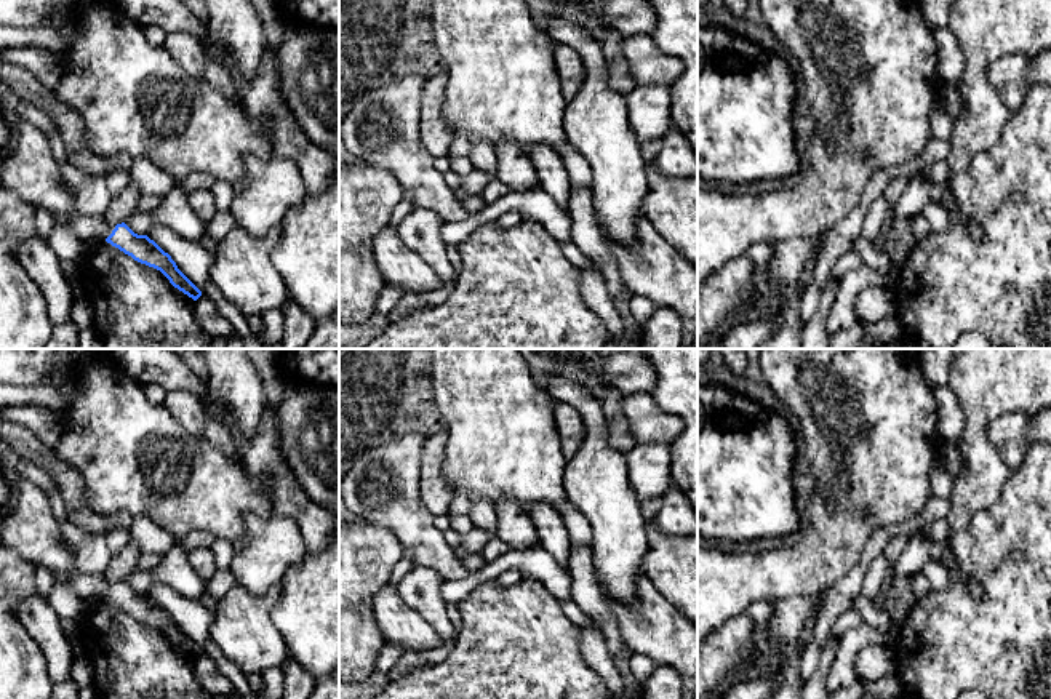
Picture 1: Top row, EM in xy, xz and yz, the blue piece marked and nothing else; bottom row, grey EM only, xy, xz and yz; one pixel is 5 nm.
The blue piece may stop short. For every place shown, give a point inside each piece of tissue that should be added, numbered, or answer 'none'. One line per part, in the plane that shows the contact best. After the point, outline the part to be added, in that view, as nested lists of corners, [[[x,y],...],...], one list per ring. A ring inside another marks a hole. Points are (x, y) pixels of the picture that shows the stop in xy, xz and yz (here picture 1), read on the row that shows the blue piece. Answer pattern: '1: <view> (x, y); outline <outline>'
1: xy (29, 170); outline [[[16,118],[16,147],[0,165],[2,184],[30,205],[45,208],[54,221],[64,221],[82,240],[106,240],[115,226],[104,216],[77,214],[69,184],[51,154],[46,133]]]

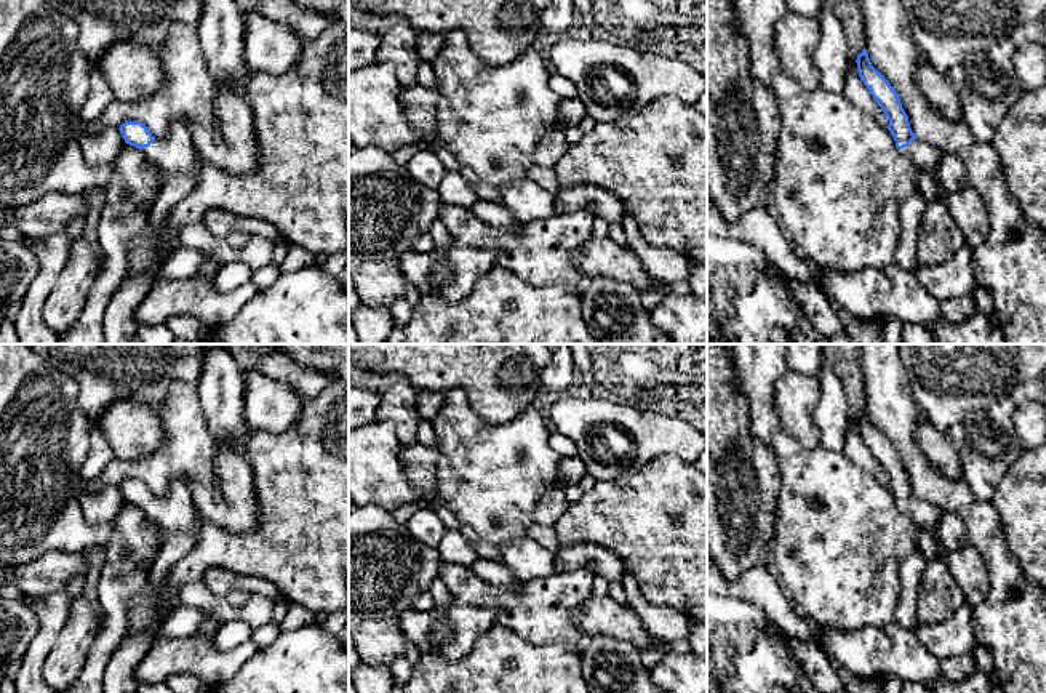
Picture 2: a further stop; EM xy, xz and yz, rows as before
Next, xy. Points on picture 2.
1: xy (175, 154); outline [[[173,122],[166,138],[155,138],[149,147],[141,149],[144,157],[168,174],[190,173],[197,163],[197,152],[186,123]]]

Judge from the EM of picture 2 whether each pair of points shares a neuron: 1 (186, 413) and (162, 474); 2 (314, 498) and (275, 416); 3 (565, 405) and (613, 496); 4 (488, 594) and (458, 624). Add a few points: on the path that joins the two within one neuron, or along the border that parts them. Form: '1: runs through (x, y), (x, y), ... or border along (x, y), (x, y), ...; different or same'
1: runs through (184, 428), (184, 448), (173, 460); same
2: border along (301, 402), (298, 420), (288, 429), (250, 429); different
3: border along (640, 468), (610, 480), (597, 482); different
4: border along (455, 600), (496, 608), (499, 612), (498, 624); different

